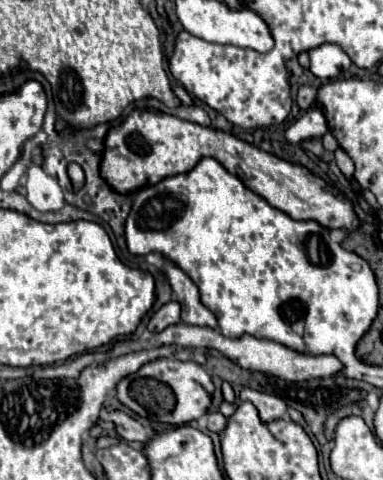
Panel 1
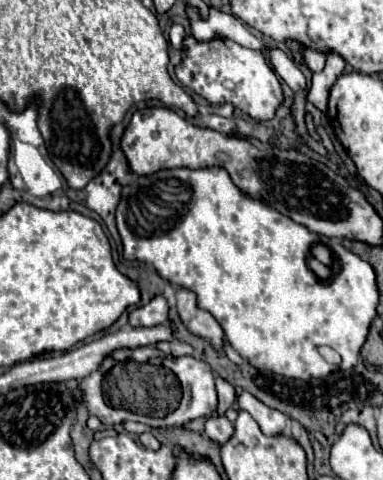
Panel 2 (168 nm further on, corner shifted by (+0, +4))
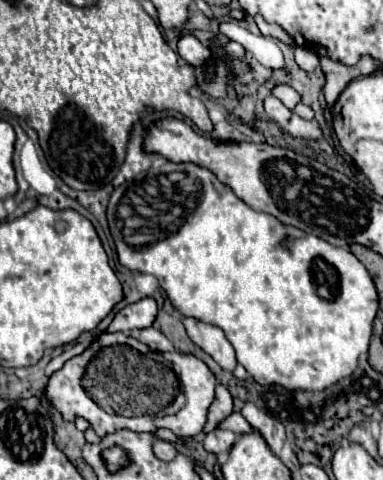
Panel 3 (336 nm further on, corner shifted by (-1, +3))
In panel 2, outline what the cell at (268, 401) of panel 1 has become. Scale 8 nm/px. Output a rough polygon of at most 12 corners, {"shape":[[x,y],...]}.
{"shape":[[243,391],[239,409],[247,411],[269,437],[287,433],[287,415]]}

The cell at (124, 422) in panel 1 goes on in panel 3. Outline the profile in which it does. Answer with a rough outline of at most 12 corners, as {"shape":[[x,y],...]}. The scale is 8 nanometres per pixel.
{"shape":[[156,440],[154,454],[172,460],[178,452],[170,442]]}

